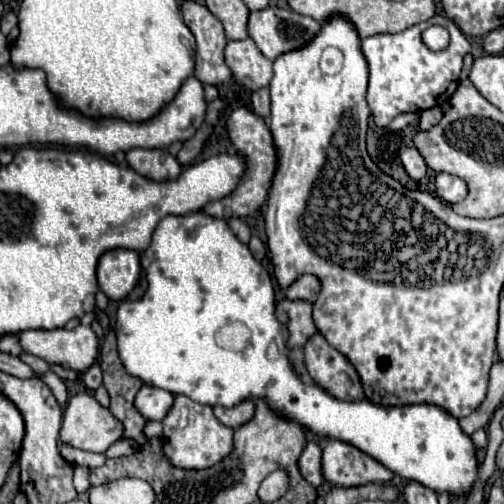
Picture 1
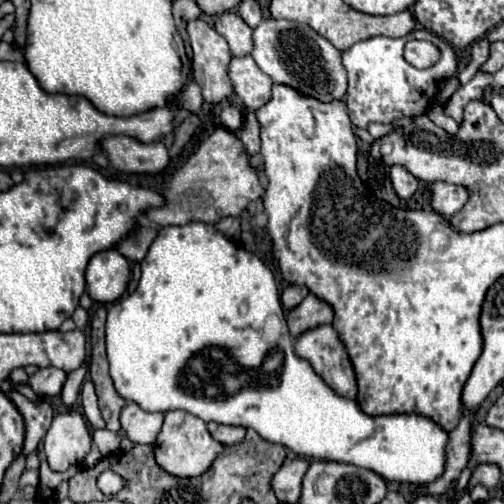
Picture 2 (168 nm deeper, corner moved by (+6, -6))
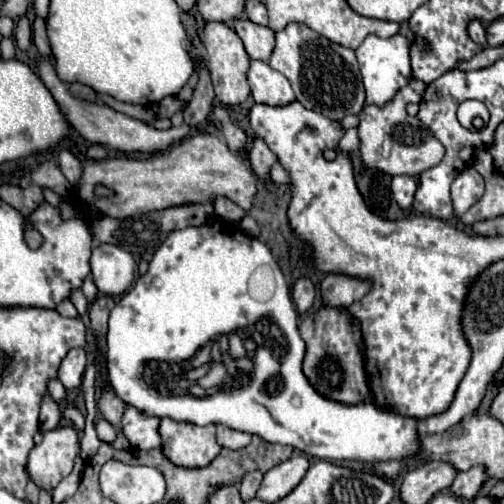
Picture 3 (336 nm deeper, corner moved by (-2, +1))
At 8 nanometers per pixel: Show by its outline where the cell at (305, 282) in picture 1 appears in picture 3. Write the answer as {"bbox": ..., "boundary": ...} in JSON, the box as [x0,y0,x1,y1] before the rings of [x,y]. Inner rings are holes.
{"bbox":[292,277,316,315],"boundary":[[[304,277],[298,279],[294,283],[294,287],[292,287],[292,303],[294,303],[296,311],[300,315],[304,315],[306,311],[312,309],[314,299],[316,299],[316,289],[314,289],[312,281],[310,279],[304,279]]]}

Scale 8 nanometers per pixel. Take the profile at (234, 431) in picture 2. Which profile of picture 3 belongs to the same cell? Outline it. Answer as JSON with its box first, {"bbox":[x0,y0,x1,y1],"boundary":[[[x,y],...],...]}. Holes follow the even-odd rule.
{"bbox":[216,425,252,449],"boundary":[[[224,425],[216,427],[216,437],[218,437],[218,443],[226,449],[244,449],[252,439],[248,433],[234,431],[234,429],[228,429]]]}

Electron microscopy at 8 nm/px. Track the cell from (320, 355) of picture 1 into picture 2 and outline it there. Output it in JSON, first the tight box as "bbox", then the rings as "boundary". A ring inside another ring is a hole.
{"bbox":[294,324,356,398],"boundary":[[[330,324],[308,330],[296,338],[294,350],[300,358],[308,360],[316,374],[340,396],[356,398],[356,378],[352,362],[340,344]]]}

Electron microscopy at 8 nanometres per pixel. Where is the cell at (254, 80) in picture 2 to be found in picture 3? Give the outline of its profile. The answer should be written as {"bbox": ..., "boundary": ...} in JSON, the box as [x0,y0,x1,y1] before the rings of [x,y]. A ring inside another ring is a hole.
{"bbox":[248,61,296,107],"boundary":[[[264,61],[250,63],[248,83],[250,83],[252,97],[256,103],[278,107],[278,105],[290,105],[296,101],[288,79],[282,73],[274,71]]]}

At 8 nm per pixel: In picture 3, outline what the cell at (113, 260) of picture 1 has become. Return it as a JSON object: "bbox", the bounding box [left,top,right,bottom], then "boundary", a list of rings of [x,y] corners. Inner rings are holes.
{"bbox":[90,245,134,295],"boundary":[[[98,245],[90,259],[94,283],[106,295],[122,295],[134,281],[134,257],[116,245]]]}

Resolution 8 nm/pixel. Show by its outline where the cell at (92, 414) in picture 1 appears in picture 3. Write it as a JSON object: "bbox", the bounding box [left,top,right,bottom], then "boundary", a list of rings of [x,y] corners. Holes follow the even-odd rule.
{"bbox":[26,427,80,493],"boundary":[[[58,427],[54,431],[44,433],[40,445],[34,445],[28,453],[26,473],[28,479],[52,493],[56,485],[72,473],[74,457],[80,453],[78,431],[74,427]]]}

